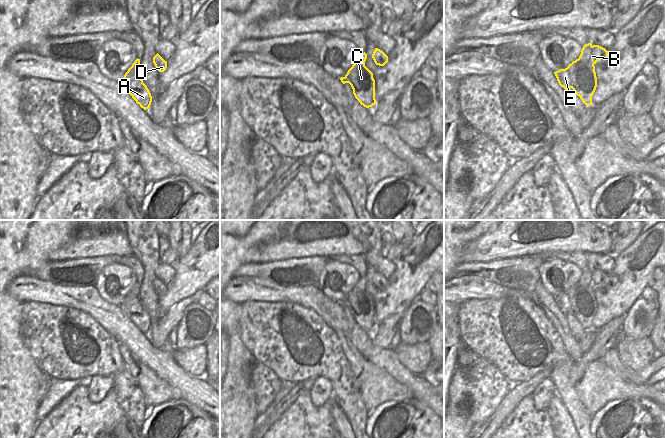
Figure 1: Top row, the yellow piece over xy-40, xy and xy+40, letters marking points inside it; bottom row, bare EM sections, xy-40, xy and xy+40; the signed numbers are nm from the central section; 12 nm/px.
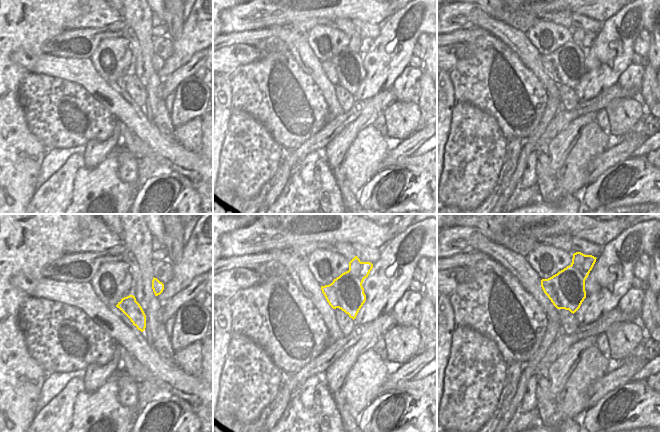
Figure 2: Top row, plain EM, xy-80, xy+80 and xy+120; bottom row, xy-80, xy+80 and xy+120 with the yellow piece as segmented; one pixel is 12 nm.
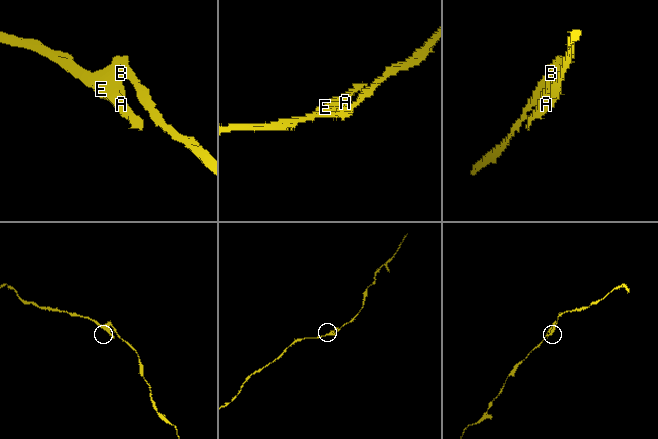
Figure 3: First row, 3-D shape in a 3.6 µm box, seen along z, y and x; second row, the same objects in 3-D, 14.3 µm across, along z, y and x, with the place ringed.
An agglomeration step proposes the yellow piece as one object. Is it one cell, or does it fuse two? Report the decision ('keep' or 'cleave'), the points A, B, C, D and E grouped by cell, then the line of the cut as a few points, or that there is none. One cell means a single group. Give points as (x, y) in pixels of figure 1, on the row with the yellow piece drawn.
cleave | A B C E / D | xy+40 (606, 50), (600, 55), (598, 60)

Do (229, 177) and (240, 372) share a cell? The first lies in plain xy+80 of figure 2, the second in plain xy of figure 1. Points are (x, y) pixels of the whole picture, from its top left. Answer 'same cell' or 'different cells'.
different cells

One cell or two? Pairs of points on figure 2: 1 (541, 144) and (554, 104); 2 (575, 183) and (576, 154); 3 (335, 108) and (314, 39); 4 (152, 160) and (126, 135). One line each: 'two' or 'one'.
1: two
2: one
3: two
4: one

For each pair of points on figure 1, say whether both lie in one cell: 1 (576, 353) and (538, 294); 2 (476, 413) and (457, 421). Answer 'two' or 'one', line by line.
1: one
2: two

